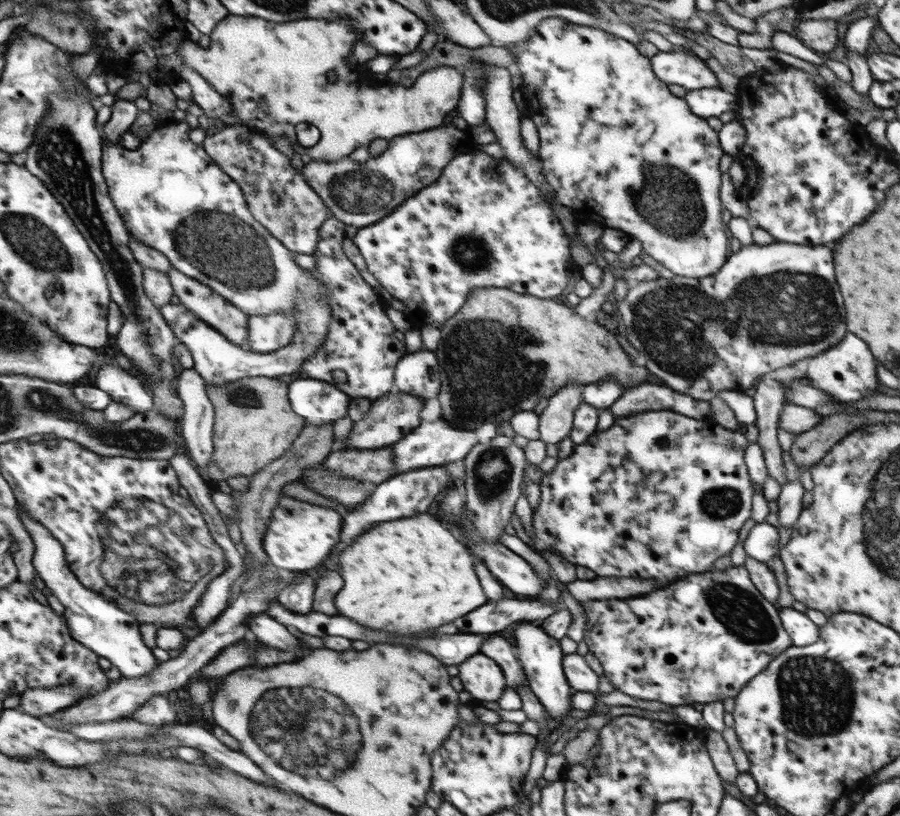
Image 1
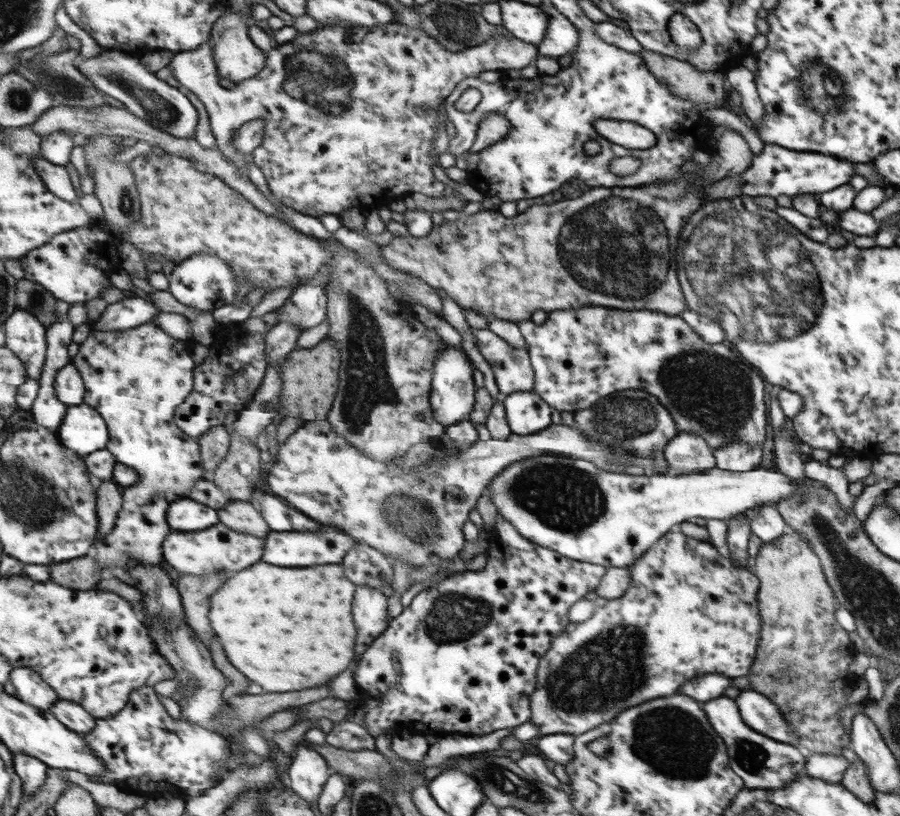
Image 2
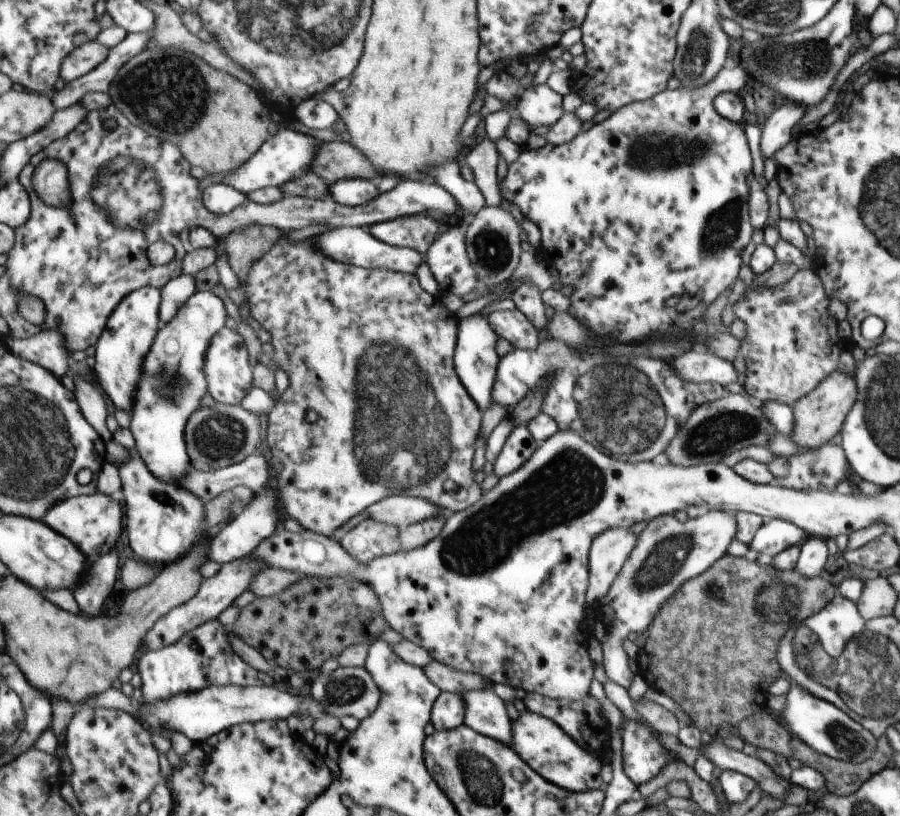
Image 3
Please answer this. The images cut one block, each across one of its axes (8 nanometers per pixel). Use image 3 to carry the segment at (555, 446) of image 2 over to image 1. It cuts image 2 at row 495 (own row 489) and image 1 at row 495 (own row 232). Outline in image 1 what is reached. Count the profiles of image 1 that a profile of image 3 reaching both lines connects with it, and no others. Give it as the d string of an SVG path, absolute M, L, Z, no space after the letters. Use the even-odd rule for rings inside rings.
M283 494L274 508L264 538L264 549L268 552L270 561L280 571L313 570L319 568L329 558L333 548L339 544L341 528L343 516L337 510Z

